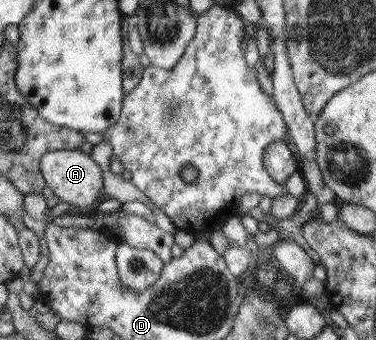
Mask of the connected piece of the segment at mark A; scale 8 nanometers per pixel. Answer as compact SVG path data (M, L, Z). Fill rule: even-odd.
M79 148L45 152L42 160L40 160L40 173L44 177L46 187L52 189L52 192L54 192L60 202L68 203L81 209L96 202L104 188L102 170L92 160L90 154L85 154Z

